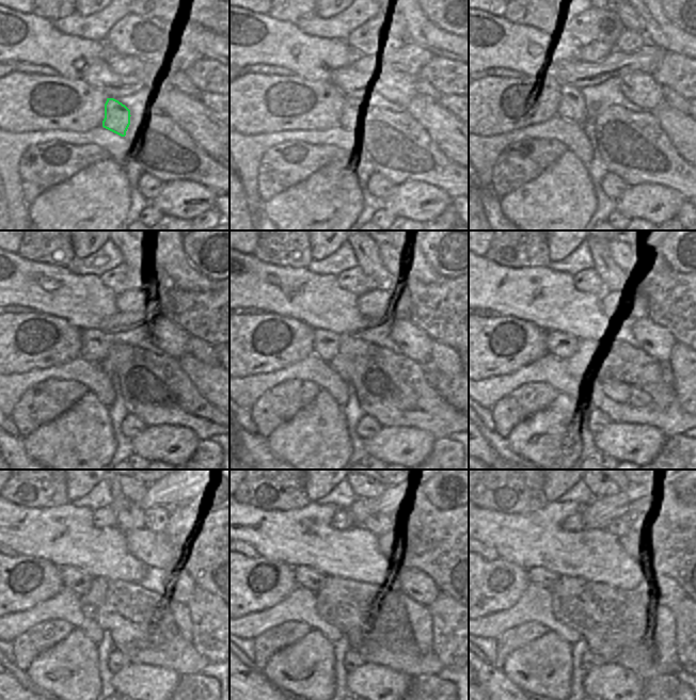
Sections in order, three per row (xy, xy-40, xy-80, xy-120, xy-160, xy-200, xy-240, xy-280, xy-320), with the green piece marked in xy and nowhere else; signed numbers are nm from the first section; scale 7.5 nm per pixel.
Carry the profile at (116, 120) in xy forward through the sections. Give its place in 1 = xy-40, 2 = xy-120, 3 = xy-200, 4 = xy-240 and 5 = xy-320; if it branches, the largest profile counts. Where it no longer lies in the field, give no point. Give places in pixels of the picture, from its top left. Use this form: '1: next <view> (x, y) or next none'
1: next xy-40 (352, 115)
2: next xy-120 (95, 344)
3: next xy-200 (560, 345)
4: next xy-240 (78, 582)
5: next xy-320 (541, 576)

